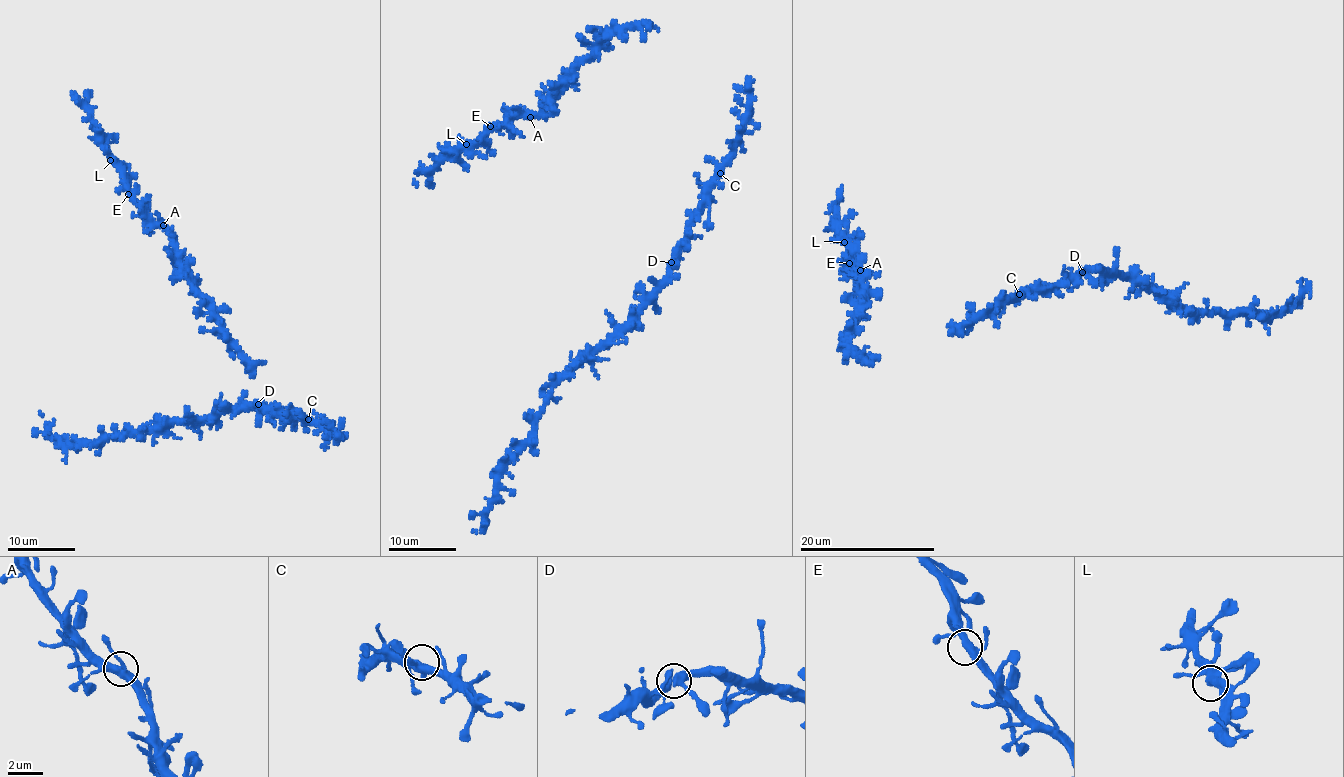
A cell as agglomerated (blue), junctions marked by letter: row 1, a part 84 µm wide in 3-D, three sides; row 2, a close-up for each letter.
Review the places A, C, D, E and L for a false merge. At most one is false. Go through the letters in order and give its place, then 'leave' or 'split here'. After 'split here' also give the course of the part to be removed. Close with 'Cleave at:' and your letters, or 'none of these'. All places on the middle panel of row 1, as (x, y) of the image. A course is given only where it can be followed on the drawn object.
A: (530, 117) | leave
C: (720, 173) | leave
D: (671, 262) | leave
E: (490, 126) | leave
L: (466, 144) | leave
Cleave at: none of these

